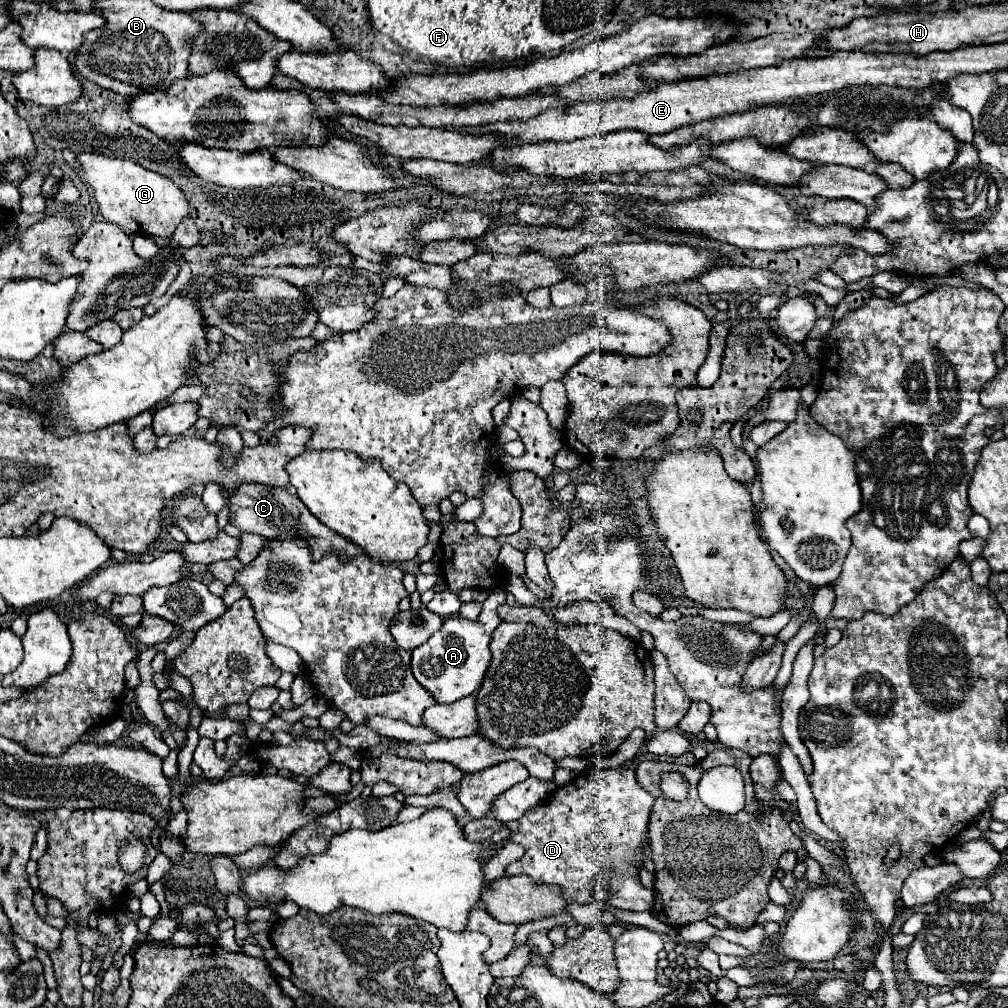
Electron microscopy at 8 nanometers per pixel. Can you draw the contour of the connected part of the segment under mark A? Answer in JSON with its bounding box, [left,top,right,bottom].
[412,590,506,704]

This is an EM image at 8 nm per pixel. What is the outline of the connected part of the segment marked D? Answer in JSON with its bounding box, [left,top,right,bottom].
[504,752,697,912]

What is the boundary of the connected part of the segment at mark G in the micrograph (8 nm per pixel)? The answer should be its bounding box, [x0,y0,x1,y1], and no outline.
[76,152,190,240]

